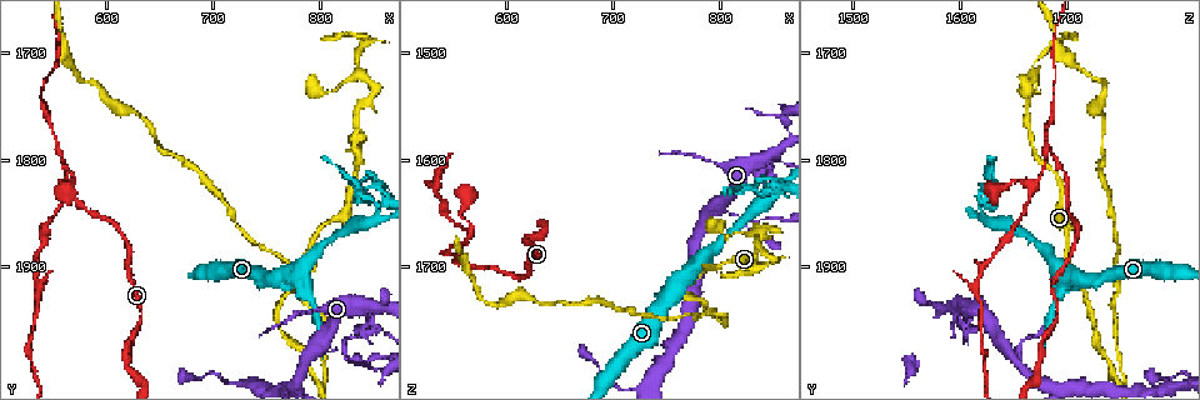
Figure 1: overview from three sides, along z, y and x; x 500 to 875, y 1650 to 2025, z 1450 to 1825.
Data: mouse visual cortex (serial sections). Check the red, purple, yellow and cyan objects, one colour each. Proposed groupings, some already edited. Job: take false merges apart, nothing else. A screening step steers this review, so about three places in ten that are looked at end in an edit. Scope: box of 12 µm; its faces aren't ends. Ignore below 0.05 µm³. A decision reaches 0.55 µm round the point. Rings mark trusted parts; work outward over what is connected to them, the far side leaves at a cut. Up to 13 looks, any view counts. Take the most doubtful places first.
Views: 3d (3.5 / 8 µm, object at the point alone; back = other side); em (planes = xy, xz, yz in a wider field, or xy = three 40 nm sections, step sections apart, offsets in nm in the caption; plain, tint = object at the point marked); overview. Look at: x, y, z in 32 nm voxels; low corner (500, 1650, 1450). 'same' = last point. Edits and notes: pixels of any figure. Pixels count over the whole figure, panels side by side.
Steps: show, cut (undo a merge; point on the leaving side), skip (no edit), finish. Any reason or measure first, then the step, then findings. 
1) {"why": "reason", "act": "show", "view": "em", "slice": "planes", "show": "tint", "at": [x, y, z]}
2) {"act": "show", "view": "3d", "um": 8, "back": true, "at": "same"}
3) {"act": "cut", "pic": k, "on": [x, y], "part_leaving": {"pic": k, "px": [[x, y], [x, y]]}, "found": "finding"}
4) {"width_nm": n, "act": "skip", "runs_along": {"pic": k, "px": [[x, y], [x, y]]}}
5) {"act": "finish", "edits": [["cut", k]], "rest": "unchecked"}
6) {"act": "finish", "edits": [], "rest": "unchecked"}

{"why": "sharp bend", "act": "show", "view": "em", "slice": "xy", "step": 2, "show": "tint", "at": [558, 1794, 1686]}

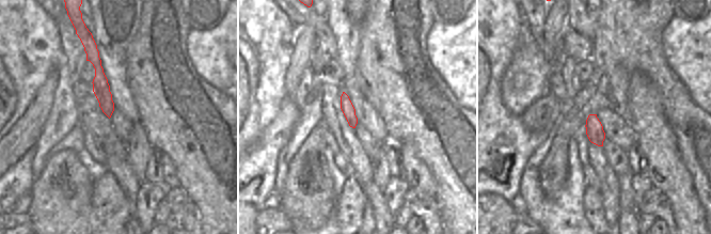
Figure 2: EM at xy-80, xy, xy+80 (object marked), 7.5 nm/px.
{"act": "show", "view": "3d", "um": 3.5, "at": "same"}

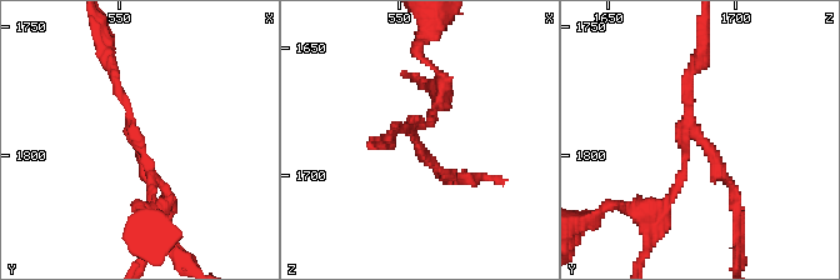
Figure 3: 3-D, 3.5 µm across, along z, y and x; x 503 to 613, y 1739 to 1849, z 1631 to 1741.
{"arm_widths_nm": [150, 150, 150], "act": "cut", "pic": 3, "on": [680, 178], "part_leaving": {"pic": 3, "px": [[689, 138], [683, 176], [654, 223], [650, 245]]}, "found": "two cells meet here"}

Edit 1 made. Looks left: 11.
{"why": "abrupt turn", "act": "show", "view": "3d", "um": 8, "at": [806, 2004, 1756]}

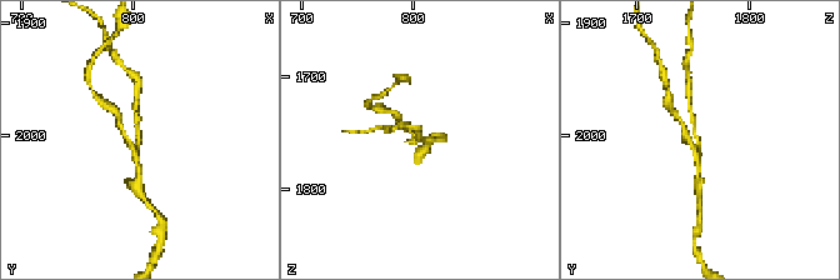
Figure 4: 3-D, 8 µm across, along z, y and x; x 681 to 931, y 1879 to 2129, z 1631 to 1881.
{"why": "zoom in", "act": "show", "view": "3d", "um": 3.5, "at": [808, 2004, 1752]}

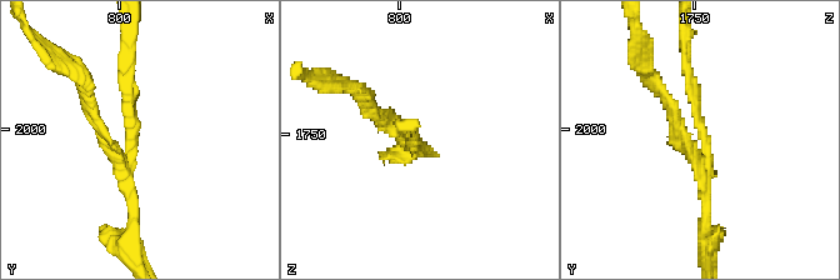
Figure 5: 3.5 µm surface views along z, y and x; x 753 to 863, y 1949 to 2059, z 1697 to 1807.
{"act": "show", "view": "em", "slice": "xy", "step": 5, "show": "tint", "at": [805, 2006, 1754]}

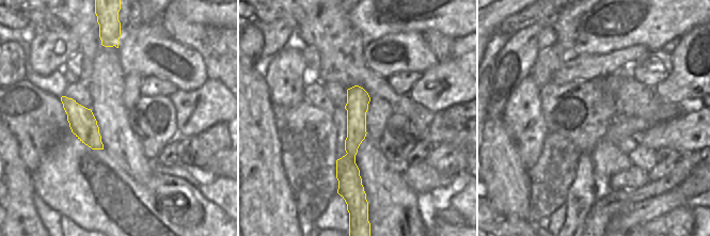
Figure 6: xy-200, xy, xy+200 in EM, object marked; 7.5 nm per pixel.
{"width_nm": 170, "act": "cut", "pic": 5, "on": [696, 105], "part_leaving": {"pic": 5, "px": [[703, 153], [683, 34]]}, "found": "two cells meet here"}

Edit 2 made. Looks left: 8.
{"why": "redraw", "act": "show", "view": "overview"}

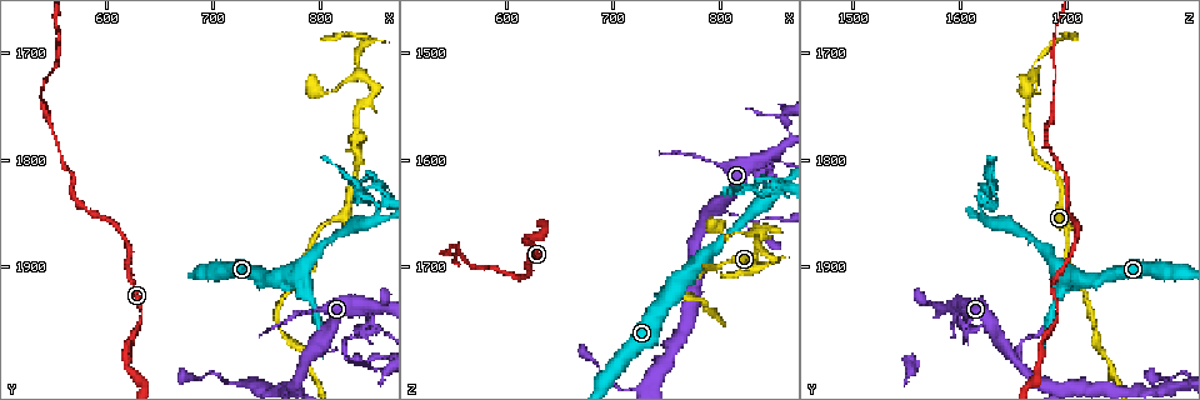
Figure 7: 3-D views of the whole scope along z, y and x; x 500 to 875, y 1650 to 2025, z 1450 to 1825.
{"act": "show", "view": "3d", "um": 3.5, "back": true, "at": [846, 1688, 1692]}

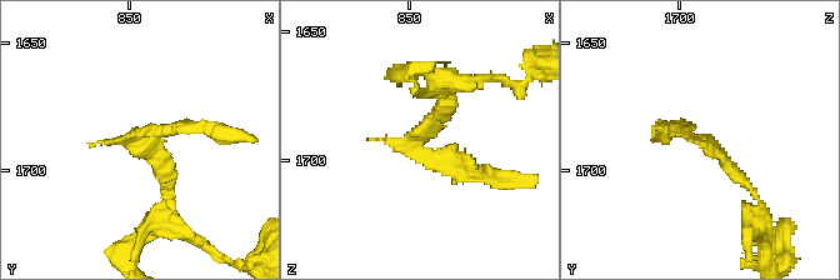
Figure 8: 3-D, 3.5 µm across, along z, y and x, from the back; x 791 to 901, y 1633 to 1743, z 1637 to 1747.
{"why": "now the EM", "act": "show", "view": "em", "slice": "xy", "step": 5, "show": "tint", "at": [846, 1688, 1691]}

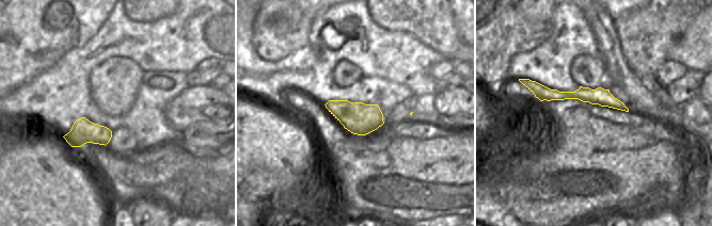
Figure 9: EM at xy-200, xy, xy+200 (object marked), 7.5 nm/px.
{"act": "show", "view": "em", "slice": "xy", "step": 3, "show": "tint", "at": "same"}

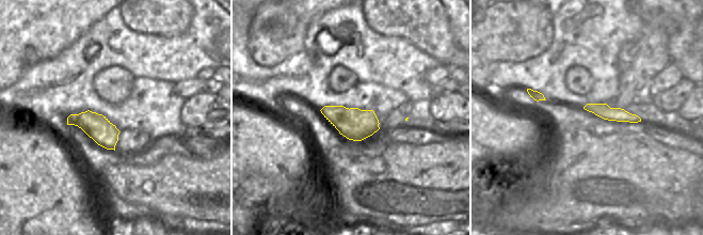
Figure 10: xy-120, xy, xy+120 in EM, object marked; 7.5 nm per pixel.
{"act": "cut", "pic": 8, "on": [166, 130], "found": "two cells meet here"}

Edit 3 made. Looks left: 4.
{"act": "show", "view": "overview"}

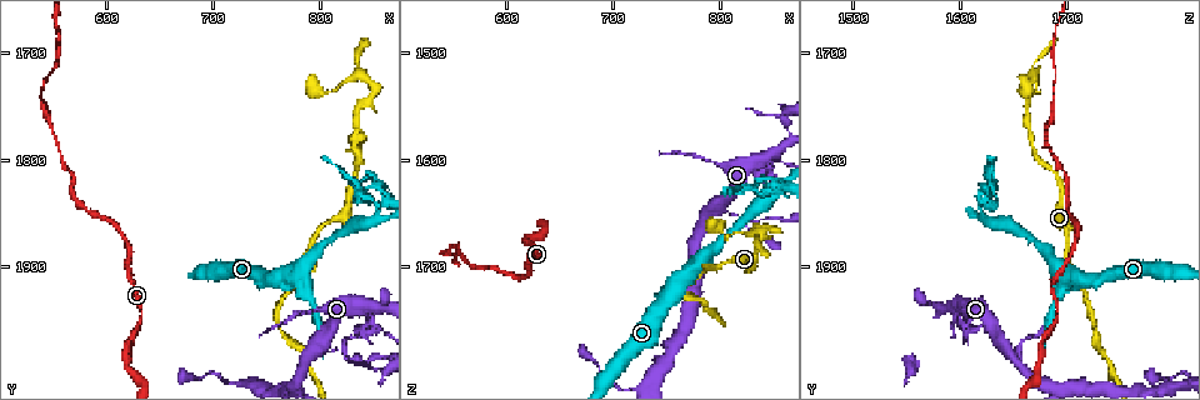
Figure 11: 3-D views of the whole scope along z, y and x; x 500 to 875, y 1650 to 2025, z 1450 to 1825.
{"act": "show", "view": "3d", "um": 3.5, "at": [848, 1816, 1634]}

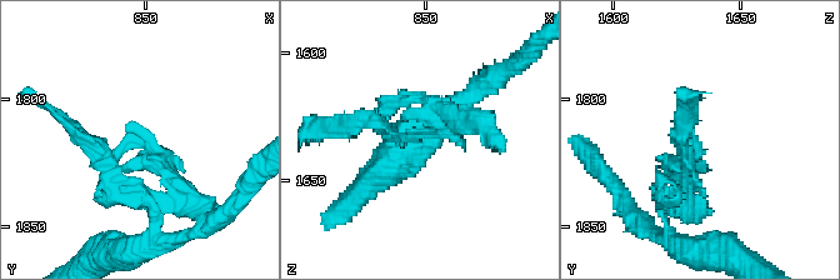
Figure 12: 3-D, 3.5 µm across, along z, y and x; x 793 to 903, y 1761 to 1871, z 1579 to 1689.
{"why": "shape alone is not enough", "act": "show", "view": "em", "slice": "xy", "step": 3, "show": "tint", "at": [849, 1815, 1631]}

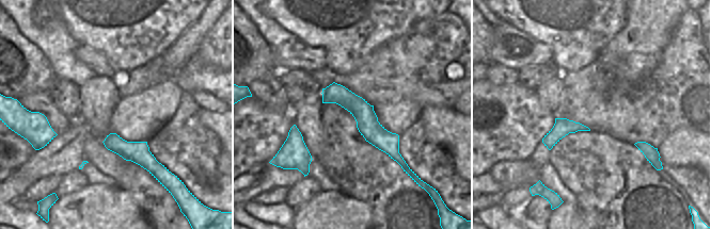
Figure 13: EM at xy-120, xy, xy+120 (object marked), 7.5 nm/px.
{"act": "skip", "found": "continuous, no second cell"}

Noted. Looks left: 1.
{"act": "finish", "edits": [["cut", 3], ["cut", 5], ["cut", 8]], "rest": "unchecked"}

